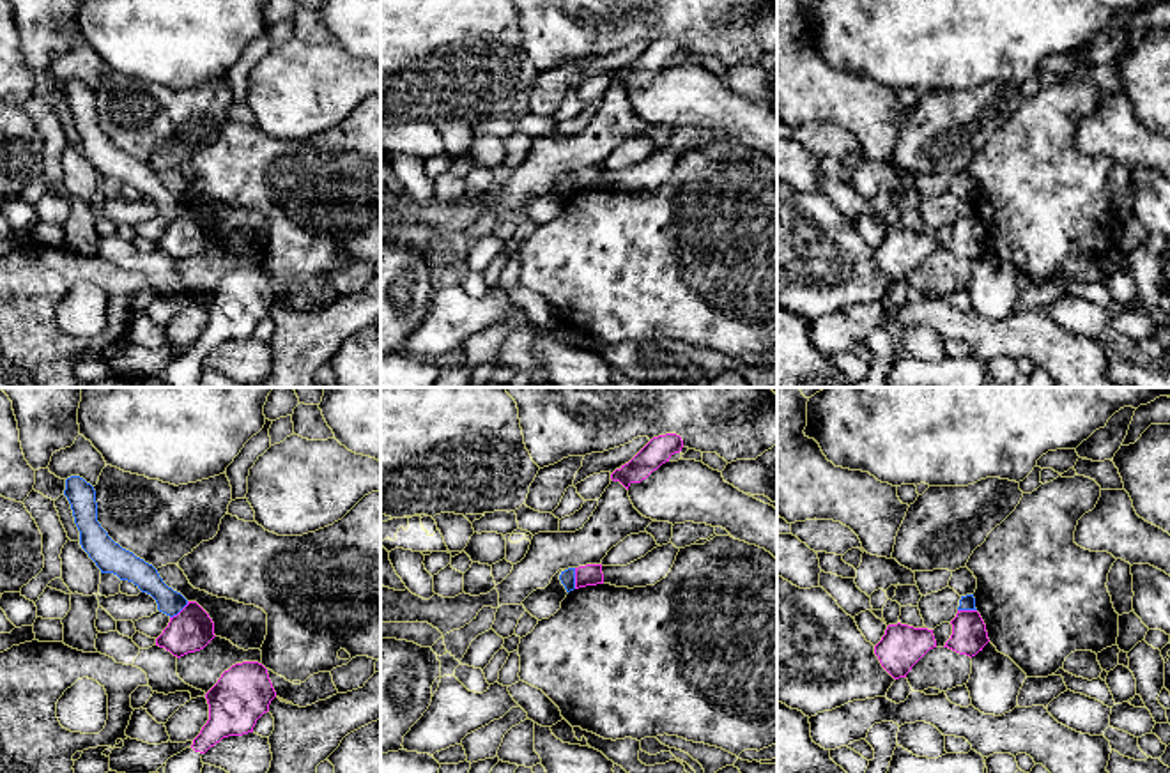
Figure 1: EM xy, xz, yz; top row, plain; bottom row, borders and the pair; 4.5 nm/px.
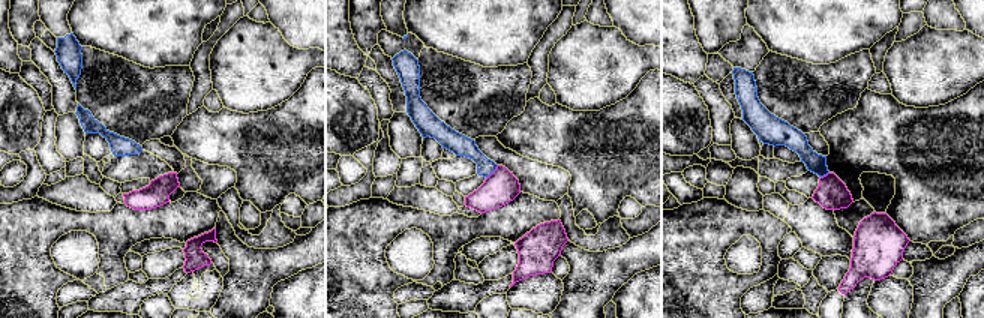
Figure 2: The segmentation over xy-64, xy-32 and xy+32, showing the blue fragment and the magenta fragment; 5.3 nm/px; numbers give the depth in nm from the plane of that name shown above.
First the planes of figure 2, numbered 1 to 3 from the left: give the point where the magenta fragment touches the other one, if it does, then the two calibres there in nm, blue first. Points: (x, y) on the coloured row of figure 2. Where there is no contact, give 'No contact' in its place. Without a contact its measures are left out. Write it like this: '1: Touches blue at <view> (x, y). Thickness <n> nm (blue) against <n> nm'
1: No contact
2: Touches blue at xy-32 (492, 171). Thickness 110 nm (blue) against 180 nm
3: Touches blue at xy+32 (824, 174). Thickness 110 nm (blue) against 170 nm

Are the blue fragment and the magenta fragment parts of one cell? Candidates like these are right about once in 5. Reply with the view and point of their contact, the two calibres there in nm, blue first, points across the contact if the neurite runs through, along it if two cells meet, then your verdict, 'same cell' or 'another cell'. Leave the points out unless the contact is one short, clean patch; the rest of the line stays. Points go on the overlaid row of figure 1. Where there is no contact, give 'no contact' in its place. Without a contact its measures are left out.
xz (574, 579) | 70/100 nm | along xz (574, 568), (576, 588) | another cell

